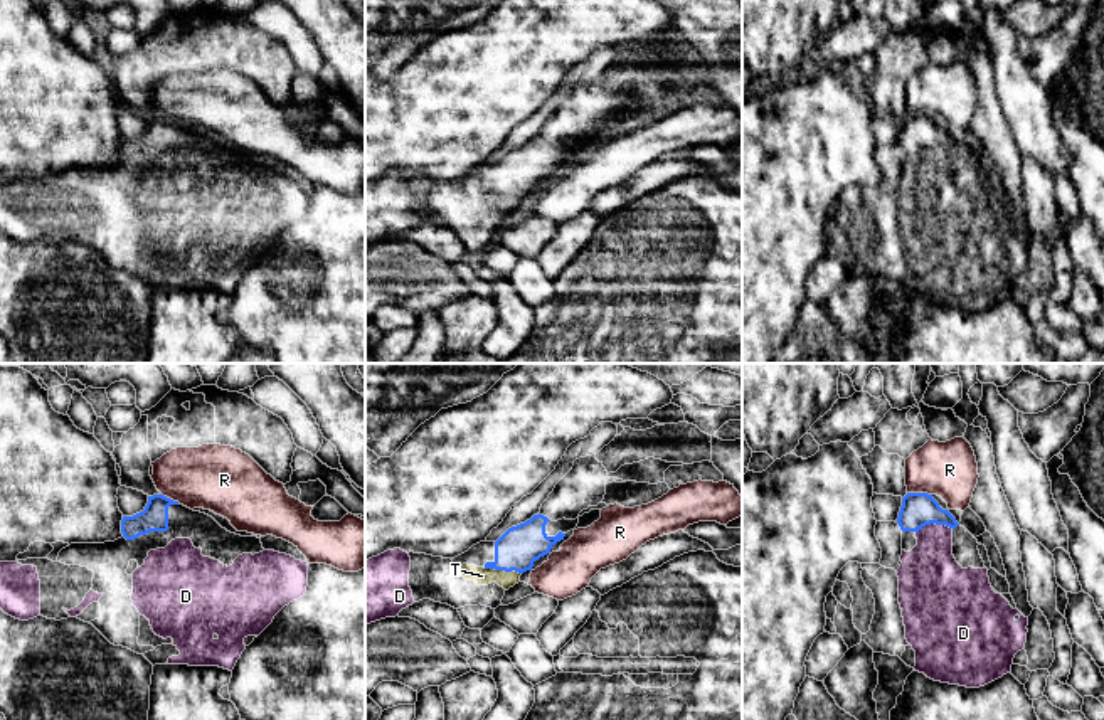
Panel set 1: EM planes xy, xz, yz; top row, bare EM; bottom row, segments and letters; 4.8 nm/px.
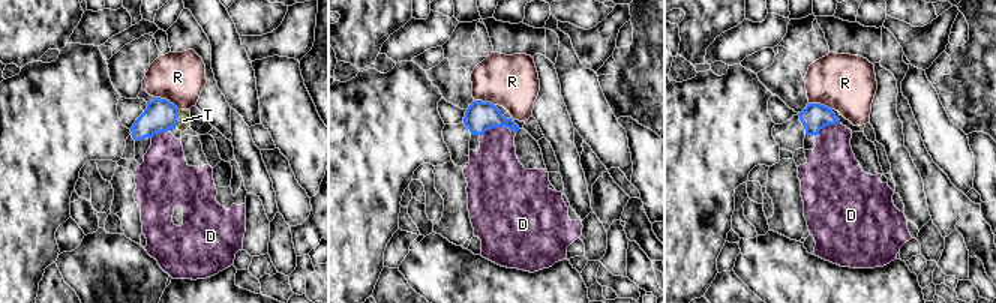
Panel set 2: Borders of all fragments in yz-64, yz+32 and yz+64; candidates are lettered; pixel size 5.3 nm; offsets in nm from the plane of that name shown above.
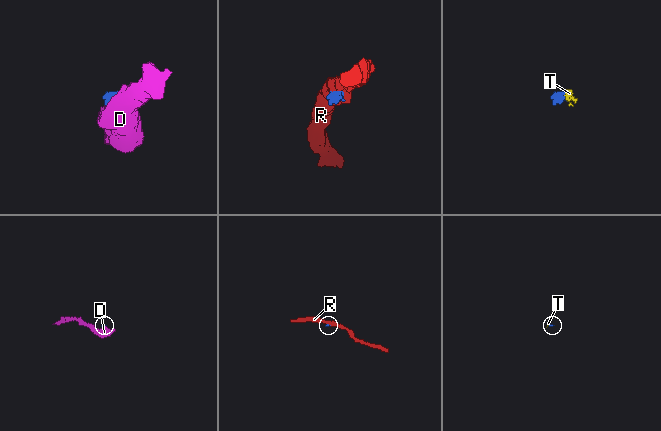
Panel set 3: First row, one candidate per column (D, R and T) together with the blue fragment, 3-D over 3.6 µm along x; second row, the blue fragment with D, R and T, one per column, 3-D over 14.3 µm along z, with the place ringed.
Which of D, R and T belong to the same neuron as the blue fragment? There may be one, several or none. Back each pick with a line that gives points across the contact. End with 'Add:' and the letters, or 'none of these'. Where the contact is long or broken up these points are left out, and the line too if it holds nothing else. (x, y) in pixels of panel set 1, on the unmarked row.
Add: D, T

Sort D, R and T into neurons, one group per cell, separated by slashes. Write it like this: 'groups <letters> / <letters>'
groups D T / R

